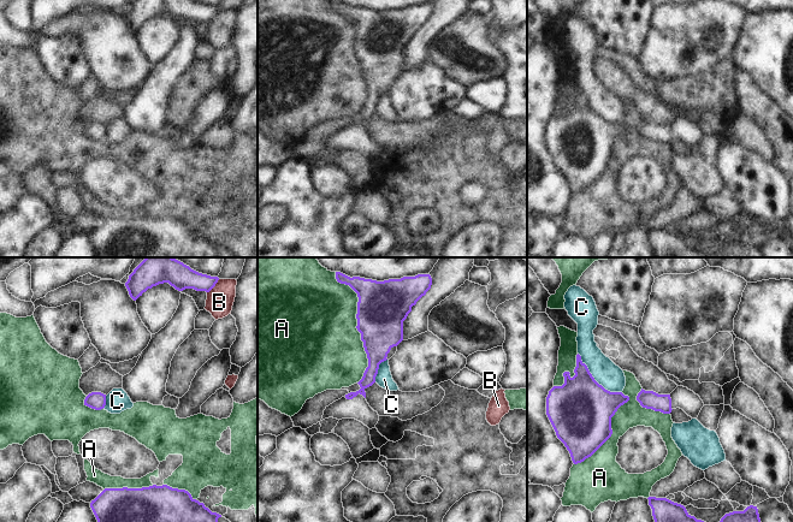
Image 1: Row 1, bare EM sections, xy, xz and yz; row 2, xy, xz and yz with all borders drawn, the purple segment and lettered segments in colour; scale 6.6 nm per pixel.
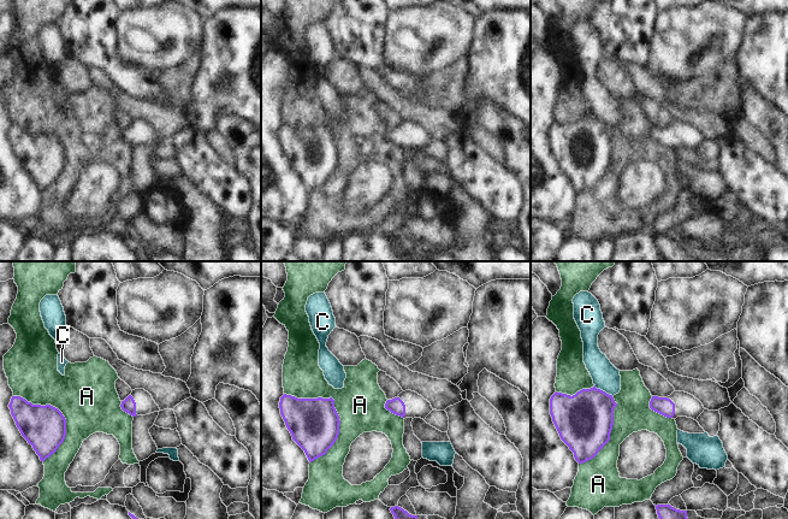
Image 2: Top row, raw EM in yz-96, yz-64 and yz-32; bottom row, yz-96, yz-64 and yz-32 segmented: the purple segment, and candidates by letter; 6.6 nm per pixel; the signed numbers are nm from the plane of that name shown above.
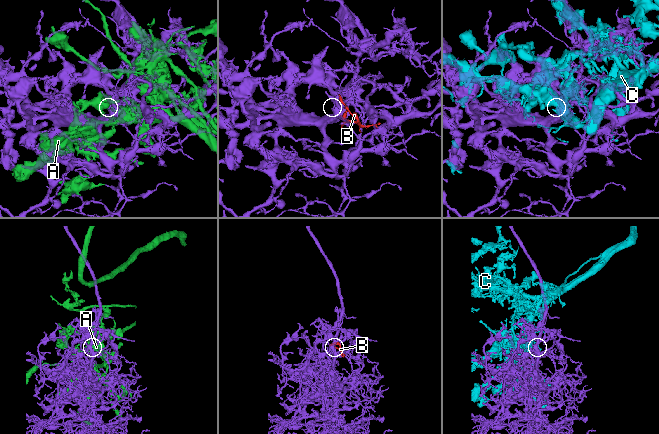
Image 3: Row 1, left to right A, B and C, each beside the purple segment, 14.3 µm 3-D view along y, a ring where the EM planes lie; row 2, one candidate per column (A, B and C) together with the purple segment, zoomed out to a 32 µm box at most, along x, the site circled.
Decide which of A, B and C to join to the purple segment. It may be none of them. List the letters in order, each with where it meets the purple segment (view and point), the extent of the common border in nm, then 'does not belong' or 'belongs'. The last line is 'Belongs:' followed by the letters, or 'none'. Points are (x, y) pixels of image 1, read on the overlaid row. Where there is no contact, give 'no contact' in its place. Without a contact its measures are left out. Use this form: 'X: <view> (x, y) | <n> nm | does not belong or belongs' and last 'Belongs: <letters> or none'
A: xz (357, 325) | 750 nm | does not belong
B: xy (213, 286) | 130 nm | does not belong
C: yz (593, 379) | 400 nm | does not belong
Belongs: none

